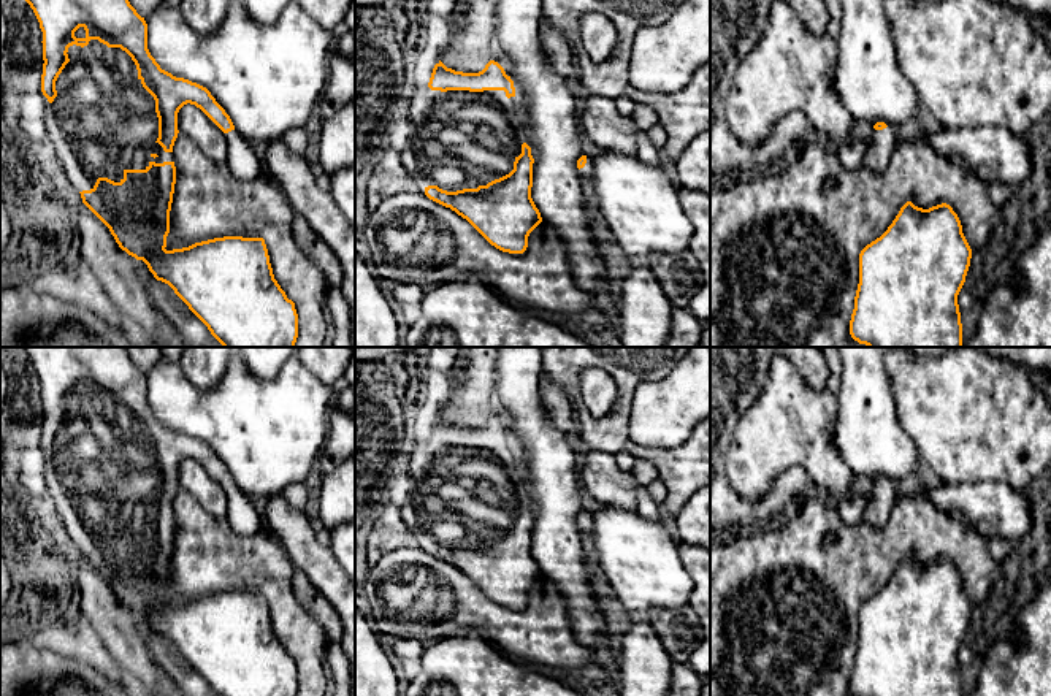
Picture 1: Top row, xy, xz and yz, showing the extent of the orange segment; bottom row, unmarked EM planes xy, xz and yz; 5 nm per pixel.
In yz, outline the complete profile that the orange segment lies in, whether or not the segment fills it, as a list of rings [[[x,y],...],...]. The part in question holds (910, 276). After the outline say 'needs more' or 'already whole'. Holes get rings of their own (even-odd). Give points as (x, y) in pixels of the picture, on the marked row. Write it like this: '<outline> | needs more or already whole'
[[[907,201],[888,230],[859,254],[850,335],[867,347],[962,347],[957,295],[972,249],[946,203],[923,209]]] | already whole

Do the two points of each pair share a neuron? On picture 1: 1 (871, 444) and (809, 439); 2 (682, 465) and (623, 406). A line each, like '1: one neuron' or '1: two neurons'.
1: two neurons
2: one neuron

